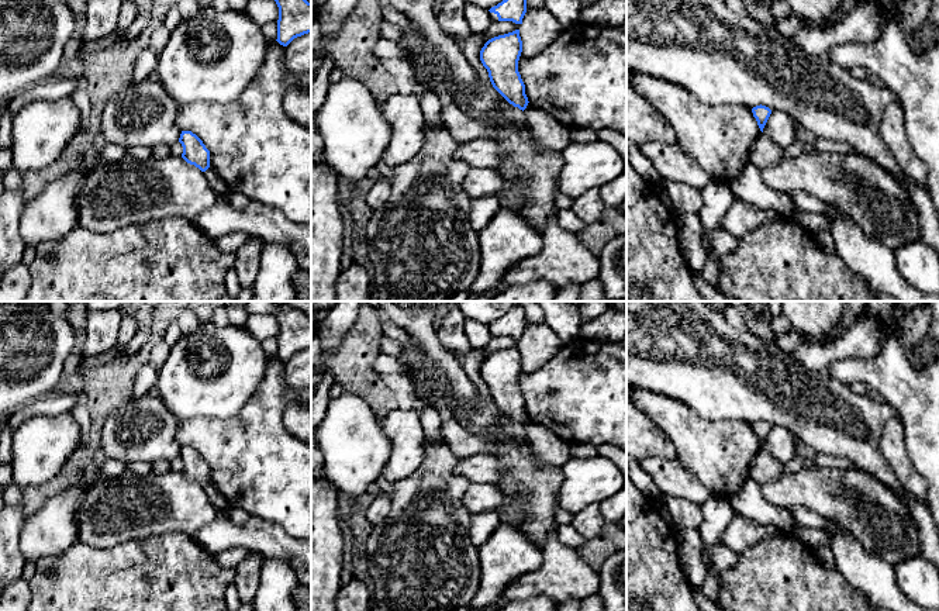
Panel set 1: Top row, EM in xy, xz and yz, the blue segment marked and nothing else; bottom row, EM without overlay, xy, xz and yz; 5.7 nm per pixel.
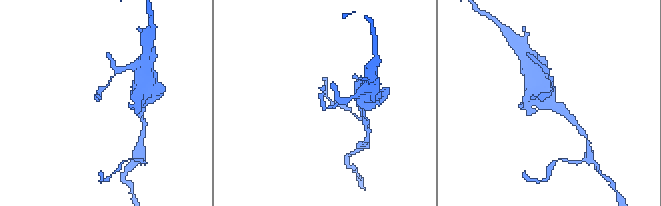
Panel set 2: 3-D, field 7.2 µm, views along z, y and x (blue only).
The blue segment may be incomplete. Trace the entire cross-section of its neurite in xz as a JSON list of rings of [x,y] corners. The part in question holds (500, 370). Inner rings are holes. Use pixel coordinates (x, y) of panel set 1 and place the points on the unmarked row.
[[[519,345],[489,355],[480,366],[480,376],[489,387],[493,403],[514,422],[525,425],[528,412],[518,387],[522,367]]]

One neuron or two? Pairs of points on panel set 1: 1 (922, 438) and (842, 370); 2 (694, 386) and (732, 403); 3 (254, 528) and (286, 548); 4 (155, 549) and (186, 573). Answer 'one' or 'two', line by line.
1: one
2: one
3: one
4: one

